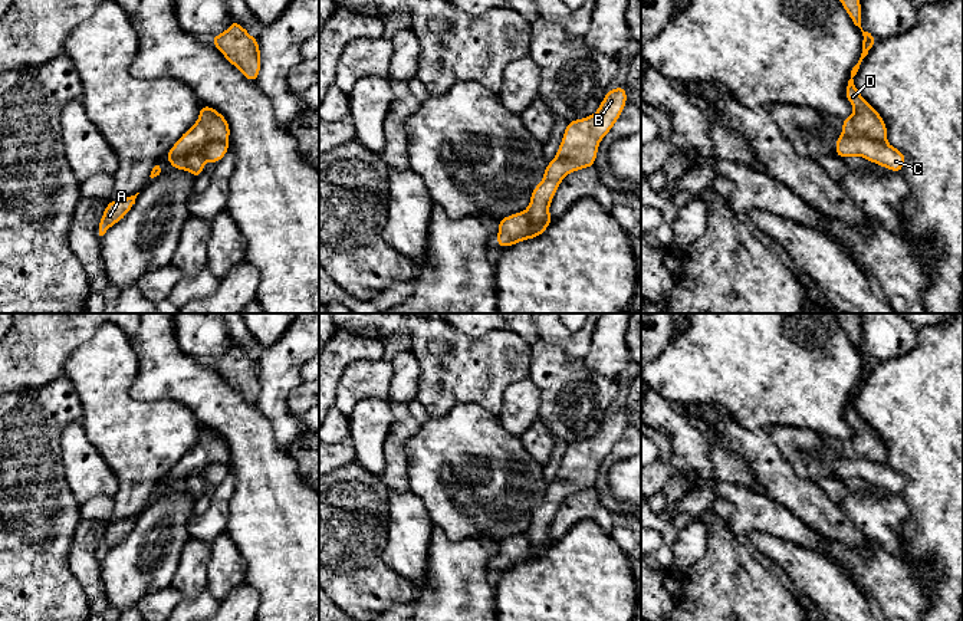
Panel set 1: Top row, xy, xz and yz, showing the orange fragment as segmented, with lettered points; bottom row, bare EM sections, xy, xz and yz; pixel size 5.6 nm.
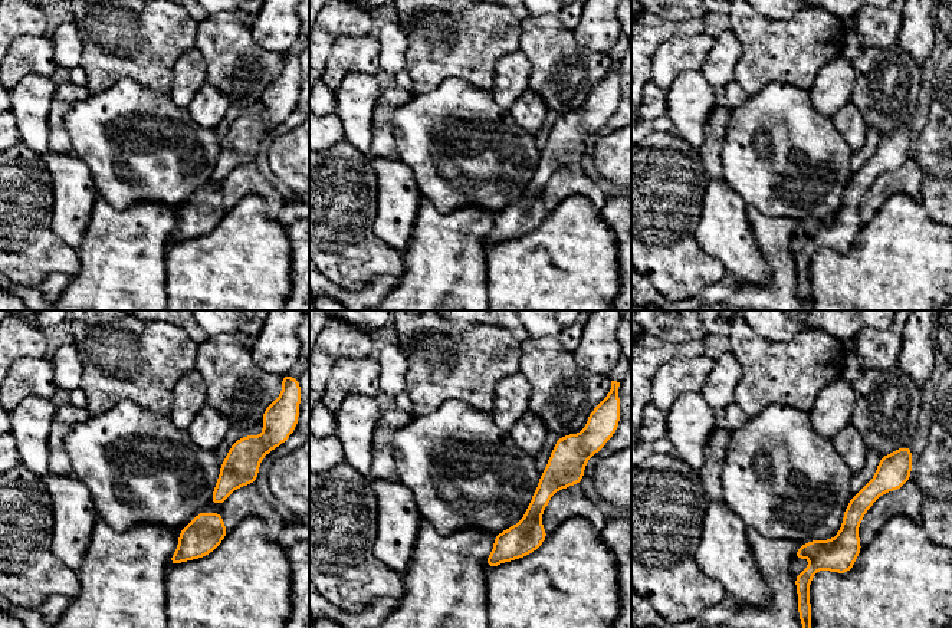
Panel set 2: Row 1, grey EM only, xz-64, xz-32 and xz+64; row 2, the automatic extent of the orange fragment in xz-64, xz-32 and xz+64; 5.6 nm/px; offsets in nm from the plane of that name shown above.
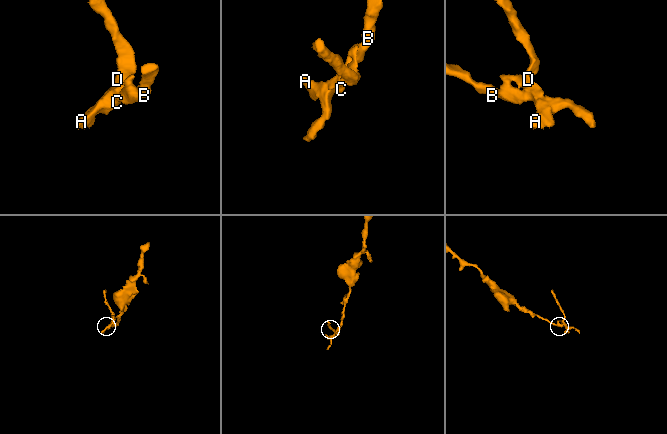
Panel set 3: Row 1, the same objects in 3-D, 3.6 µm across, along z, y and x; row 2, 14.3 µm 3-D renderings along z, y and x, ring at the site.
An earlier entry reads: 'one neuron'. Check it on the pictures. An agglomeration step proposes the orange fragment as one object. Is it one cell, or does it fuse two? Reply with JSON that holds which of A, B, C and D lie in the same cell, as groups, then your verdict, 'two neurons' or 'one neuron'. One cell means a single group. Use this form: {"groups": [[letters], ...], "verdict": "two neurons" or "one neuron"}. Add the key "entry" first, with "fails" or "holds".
{"entry": "fails", "groups": [["A", "D"], ["B", "C"]], "verdict": "two neurons"}

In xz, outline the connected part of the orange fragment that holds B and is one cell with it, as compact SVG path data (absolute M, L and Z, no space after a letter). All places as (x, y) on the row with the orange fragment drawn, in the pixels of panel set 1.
M622 86L608 89L598 111L582 119L568 122L555 158L546 165L543 180L533 188L527 214L535 239L545 233L548 210L562 180L578 170L594 167L601 139L612 129L627 104Z

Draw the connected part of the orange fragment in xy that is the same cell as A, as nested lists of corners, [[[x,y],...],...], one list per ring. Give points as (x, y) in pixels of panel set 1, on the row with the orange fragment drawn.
[[[139,193],[122,200],[109,201],[106,204],[106,208],[98,226],[99,236],[103,236],[111,226],[116,224],[126,216],[126,213],[134,207],[138,194]]]

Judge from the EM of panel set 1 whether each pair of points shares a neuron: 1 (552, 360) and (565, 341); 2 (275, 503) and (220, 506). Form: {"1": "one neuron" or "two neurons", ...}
{"1": "two neurons", "2": "two neurons"}

